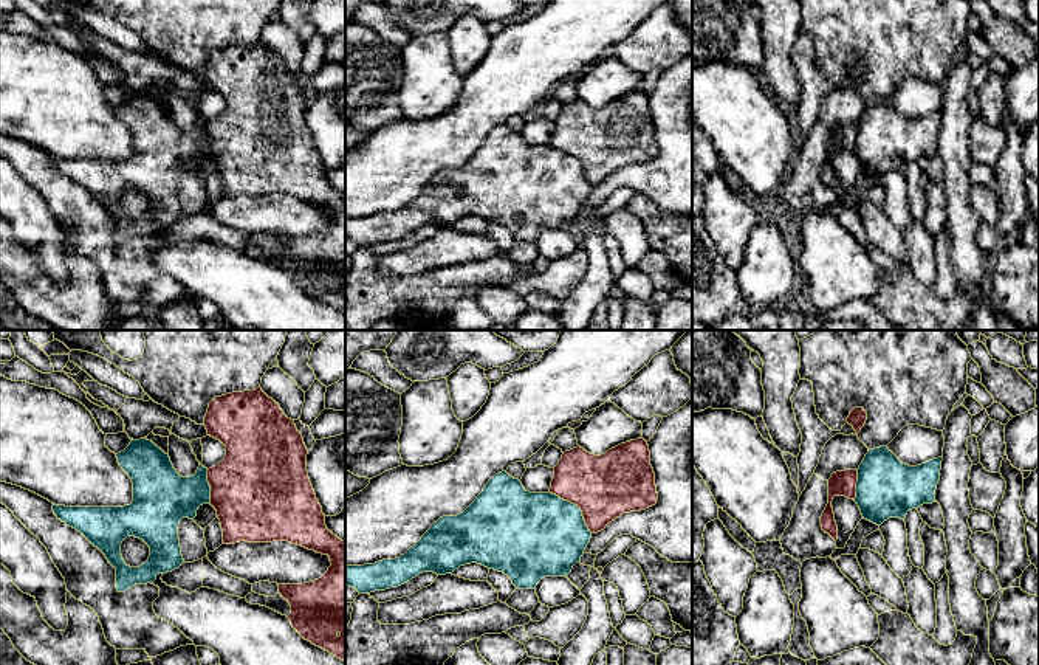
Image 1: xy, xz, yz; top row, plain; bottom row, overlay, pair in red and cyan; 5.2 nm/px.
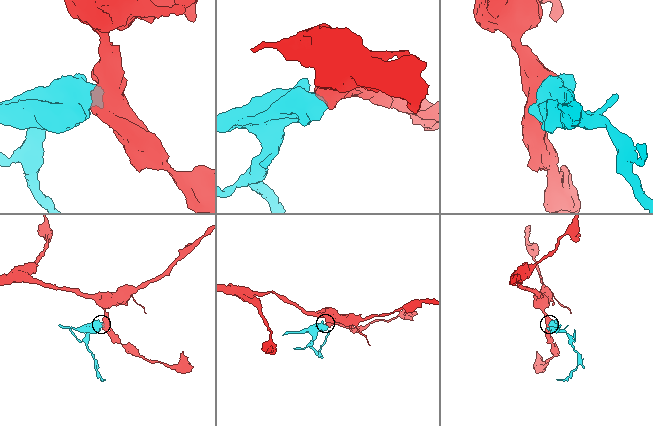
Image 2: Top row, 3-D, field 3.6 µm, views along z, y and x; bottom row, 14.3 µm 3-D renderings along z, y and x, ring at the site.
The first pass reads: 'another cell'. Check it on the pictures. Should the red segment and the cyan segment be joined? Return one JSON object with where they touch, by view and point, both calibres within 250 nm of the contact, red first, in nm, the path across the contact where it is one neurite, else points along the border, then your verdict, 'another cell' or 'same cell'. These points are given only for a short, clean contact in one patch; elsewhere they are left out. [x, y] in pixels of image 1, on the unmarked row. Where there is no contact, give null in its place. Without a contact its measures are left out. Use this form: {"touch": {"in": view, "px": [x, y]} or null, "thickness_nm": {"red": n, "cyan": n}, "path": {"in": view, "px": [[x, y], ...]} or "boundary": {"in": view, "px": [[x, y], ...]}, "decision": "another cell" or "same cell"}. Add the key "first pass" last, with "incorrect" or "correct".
{"touch": {"in": "xz", "px": [576, 157]}, "thickness_nm": {"red": 340, "cyan": 440}, "boundary": {"in": "xz", "px": [[550, 144], [573, 155], [579, 161], [584, 177], [592, 185]]}, "decision": "another cell", "first pass": "correct"}

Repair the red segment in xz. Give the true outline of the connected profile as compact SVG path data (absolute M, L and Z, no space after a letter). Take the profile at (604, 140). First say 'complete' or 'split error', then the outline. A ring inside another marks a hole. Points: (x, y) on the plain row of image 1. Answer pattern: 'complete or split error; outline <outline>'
complete; outline M644 91L621 96L601 109L578 99L554 119L550 146L578 158L592 186L624 166L657 157L655 126Z

